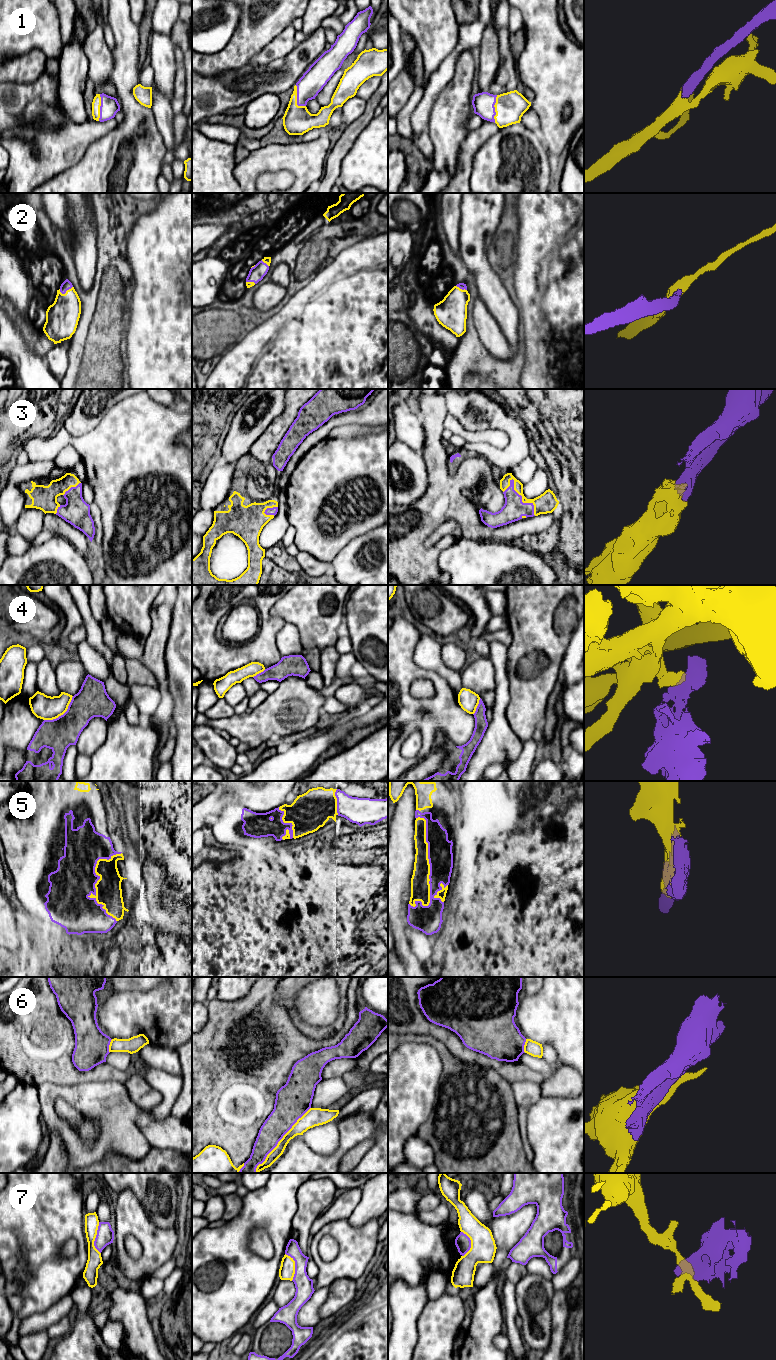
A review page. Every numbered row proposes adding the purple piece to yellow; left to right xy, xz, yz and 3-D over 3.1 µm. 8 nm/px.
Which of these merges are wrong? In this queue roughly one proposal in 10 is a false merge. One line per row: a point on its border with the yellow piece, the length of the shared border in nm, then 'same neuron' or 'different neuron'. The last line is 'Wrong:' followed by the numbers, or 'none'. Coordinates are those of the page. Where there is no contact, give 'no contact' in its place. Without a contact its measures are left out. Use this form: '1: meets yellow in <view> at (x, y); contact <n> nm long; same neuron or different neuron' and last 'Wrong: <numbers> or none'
1: meets yellow in xz at (296, 99); contact 190 nm long; same neuron
2: meets yellow in xy at (66, 292); contact 120 nm long; same neuron
3: meets yellow in yz at (522, 500); contact 360 nm long; same neuron
4: meets yellow in xy at (62, 714); contact 300 nm long; different neuron
5: meets yellow in yz at (429, 868); contact 750 nm long; same neuron
6: meets yellow in xz at (280, 1140); contact 700 nm long; different neuron
7: meets yellow in xy at (95, 1237); contact 260 nm long; different neuron
Wrong: 4, 6, 7

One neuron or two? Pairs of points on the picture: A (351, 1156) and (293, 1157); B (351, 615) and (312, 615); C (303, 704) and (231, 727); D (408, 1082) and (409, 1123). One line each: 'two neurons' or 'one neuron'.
A: two neurons
B: two neurons
C: one neuron
D: one neuron

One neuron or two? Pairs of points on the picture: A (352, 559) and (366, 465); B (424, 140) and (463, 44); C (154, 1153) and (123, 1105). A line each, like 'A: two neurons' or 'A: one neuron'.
A: two neurons
B: two neurons
C: two neurons

